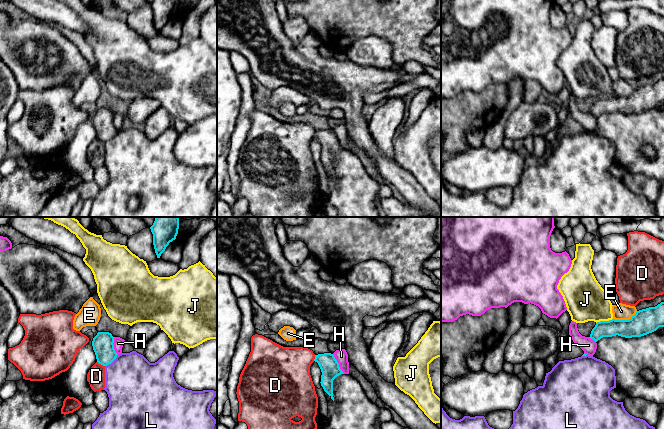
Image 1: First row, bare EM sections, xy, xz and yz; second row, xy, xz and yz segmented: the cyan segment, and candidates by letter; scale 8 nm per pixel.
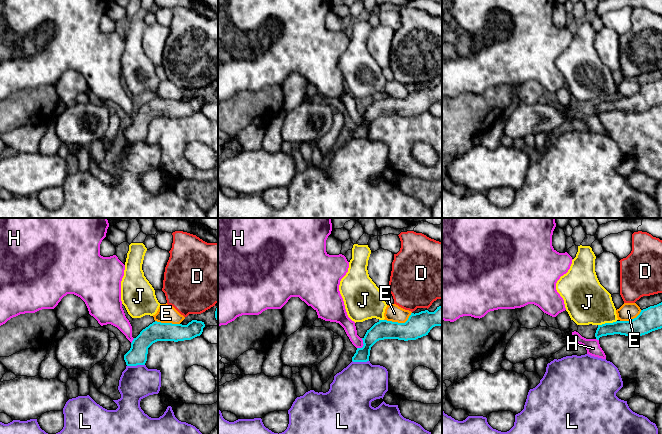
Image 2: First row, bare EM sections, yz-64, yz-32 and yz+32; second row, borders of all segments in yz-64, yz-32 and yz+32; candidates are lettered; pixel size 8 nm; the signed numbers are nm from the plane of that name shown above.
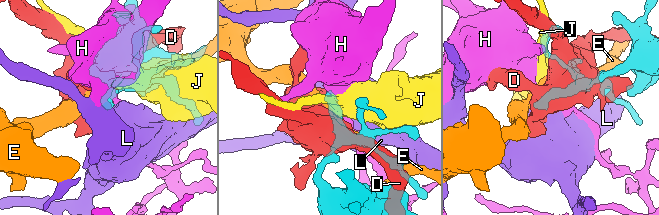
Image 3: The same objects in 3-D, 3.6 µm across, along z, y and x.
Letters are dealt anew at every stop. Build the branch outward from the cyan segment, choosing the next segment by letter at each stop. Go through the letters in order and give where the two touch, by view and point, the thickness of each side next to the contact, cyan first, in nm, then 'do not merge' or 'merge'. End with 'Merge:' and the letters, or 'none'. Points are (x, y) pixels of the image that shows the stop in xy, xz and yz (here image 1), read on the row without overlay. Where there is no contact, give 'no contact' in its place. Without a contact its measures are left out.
D: contact xy (101, 140); calibres 170 and 140 nm; do not merge
E: contact yz (625, 96); calibres 200 and 130 nm; do not merge
H: contact xz (338, 140); calibres 150 and 100 nm; do not merge
J: contact yz (604, 97); calibres 160 and 320 nm; do not merge
L: contact xy (112, 137); calibres 170 and 440 nm; do not merge
Merge: none

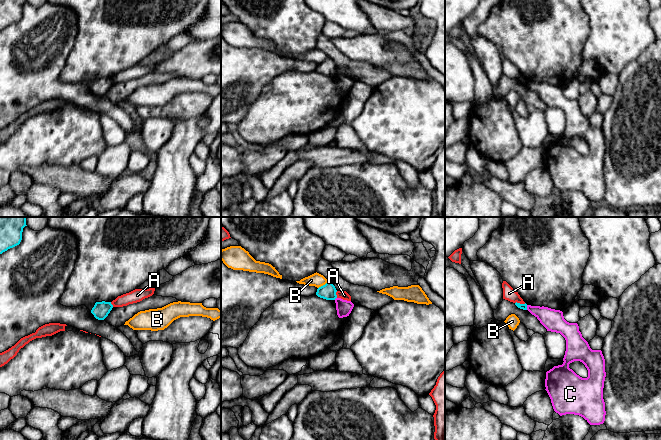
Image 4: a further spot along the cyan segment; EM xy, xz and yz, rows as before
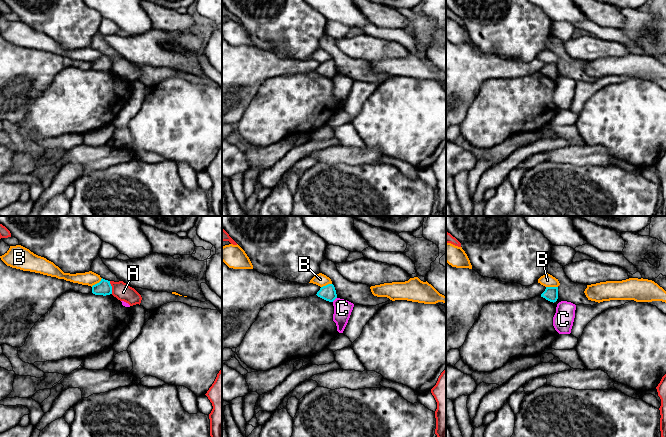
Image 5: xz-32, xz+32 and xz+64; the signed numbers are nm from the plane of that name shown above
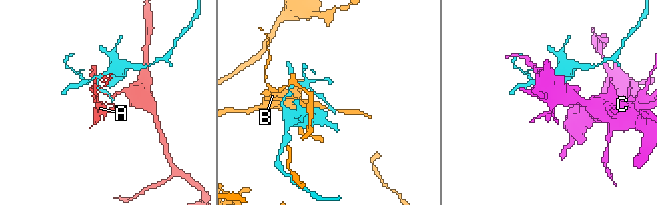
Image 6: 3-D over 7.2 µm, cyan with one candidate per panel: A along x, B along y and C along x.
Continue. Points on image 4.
A: contact yz (519, 79); calibres 50 and 100 nm; do not merge
B: contact xz (323, 61); calibres 130 and 110 nm; do not merge
C: contact yz (526, 83); calibres 50 and 180 nm; do not merge
Merge: none

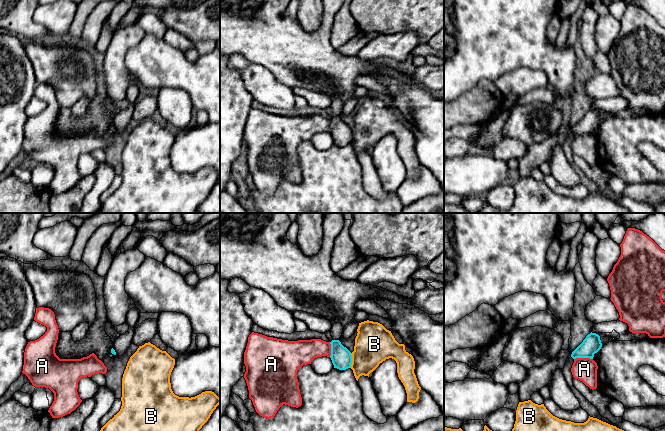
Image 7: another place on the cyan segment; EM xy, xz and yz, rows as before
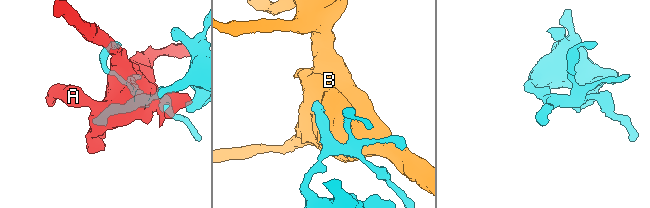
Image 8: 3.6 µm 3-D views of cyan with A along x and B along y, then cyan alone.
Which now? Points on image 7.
A: contact yz (583, 133); calibres 150 and 190 nm; do not merge
B: contact xz (351, 136); calibres 170 and 300 nm; do not merge
Merge: none

